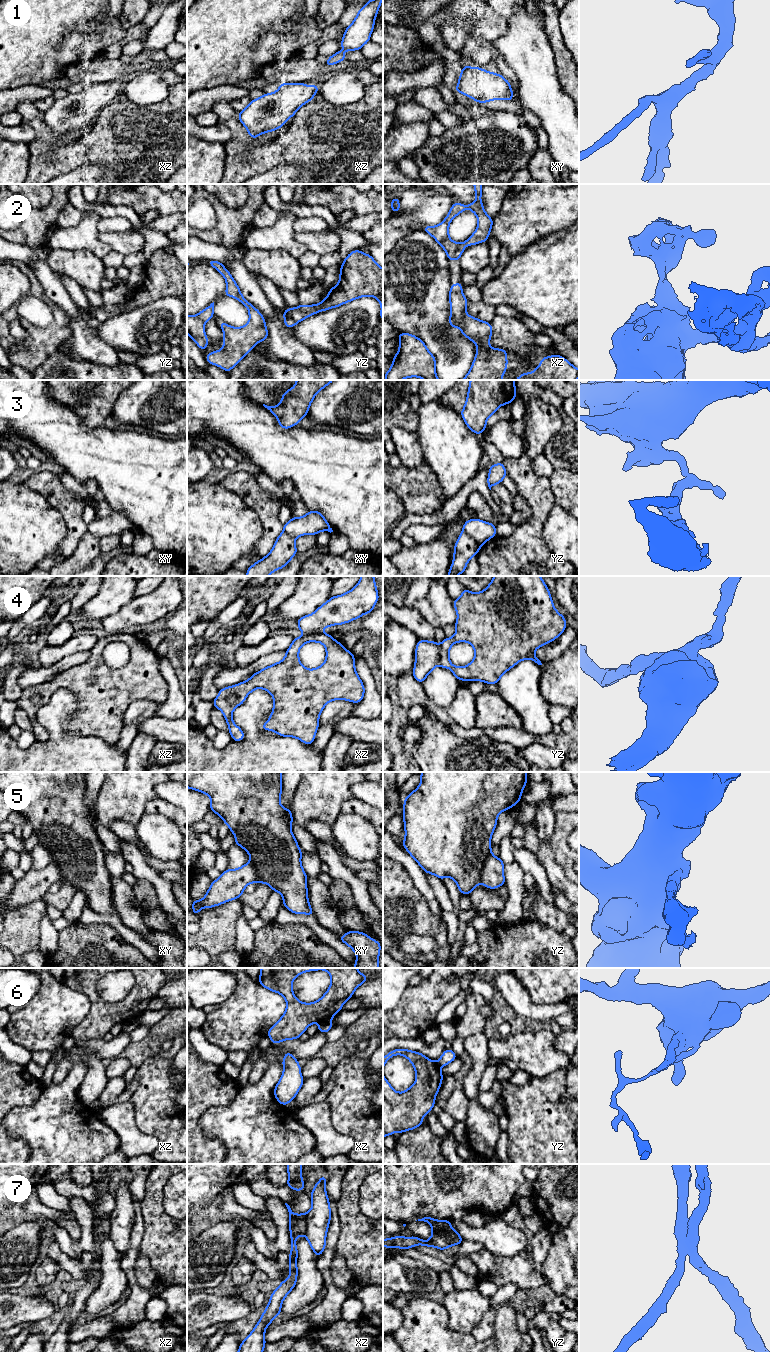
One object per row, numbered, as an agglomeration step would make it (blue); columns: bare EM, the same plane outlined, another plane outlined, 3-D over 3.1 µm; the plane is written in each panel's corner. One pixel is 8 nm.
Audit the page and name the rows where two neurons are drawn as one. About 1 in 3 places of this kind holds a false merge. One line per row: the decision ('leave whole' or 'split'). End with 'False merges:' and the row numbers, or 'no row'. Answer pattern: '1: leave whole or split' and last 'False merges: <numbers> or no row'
1: leave whole
2: leave whole
3: split
4: split
5: split
6: split
7: split
False merges: 3, 4, 5, 6, 7

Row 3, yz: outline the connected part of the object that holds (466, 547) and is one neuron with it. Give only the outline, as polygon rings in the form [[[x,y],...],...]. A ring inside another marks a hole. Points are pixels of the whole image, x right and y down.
[[[465,531],[459,534],[454,546],[453,562],[447,576],[457,576],[464,574],[465,568],[469,560],[476,556],[480,550],[480,545],[474,538]]]

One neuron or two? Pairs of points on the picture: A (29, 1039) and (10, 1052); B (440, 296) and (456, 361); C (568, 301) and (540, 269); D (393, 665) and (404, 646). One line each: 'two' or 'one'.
A: two
B: one
C: one
D: one

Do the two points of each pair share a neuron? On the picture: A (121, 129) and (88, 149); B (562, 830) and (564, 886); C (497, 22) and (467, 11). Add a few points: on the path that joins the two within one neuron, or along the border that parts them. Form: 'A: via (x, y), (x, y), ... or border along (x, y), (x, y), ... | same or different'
A: via (113, 137), (108, 142), (96, 146) | same
B: border along (551, 849), (555, 861), (562, 868), (568, 880) | different
C: via (490, 22), (485, 22), (474, 11) | same

